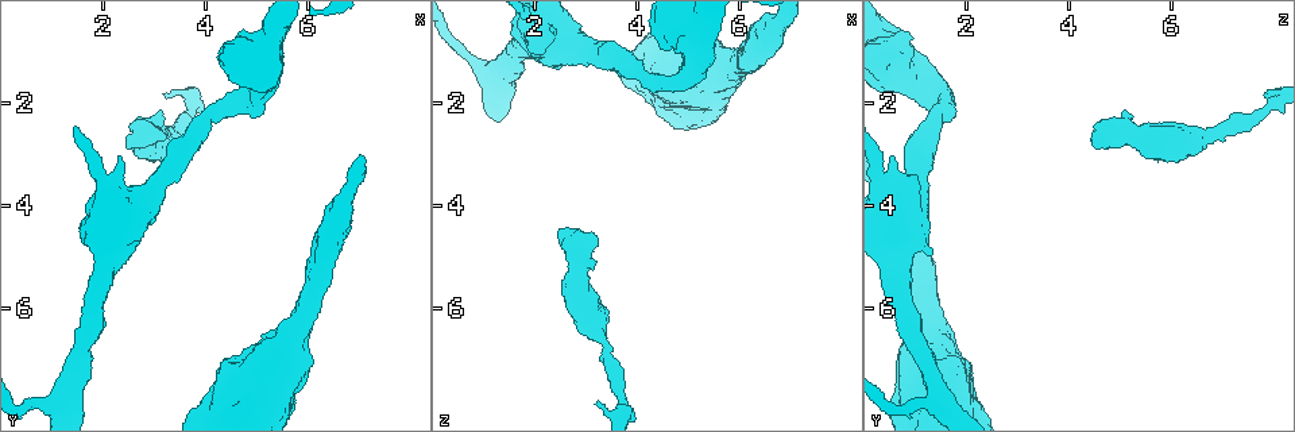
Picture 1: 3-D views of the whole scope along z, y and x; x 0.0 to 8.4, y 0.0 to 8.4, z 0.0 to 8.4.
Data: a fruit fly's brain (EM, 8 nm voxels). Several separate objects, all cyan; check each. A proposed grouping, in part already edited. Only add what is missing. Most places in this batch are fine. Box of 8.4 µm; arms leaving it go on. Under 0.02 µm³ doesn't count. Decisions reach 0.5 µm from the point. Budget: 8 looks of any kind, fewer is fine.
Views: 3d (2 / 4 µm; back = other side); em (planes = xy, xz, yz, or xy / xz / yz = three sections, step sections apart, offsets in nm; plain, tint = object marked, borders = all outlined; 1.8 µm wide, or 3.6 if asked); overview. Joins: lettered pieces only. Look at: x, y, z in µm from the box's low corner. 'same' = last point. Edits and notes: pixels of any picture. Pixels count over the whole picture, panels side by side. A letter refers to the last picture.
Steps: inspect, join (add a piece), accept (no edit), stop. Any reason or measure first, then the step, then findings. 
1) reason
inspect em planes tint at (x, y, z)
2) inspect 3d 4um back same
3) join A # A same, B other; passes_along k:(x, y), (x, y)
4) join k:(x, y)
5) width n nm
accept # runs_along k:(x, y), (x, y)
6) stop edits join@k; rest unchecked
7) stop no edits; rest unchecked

thick end
inspect 3d 2um at (2.55, 2.90, 4.60)

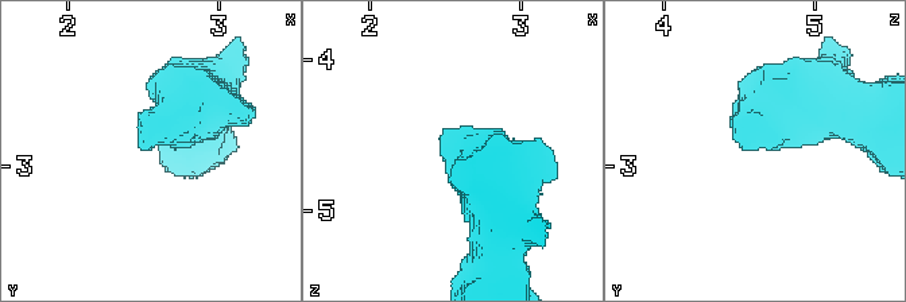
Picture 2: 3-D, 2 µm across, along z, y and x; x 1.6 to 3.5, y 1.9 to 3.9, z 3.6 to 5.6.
inspect em xz step 8 borders at (2.50, 2.92, 4.58)

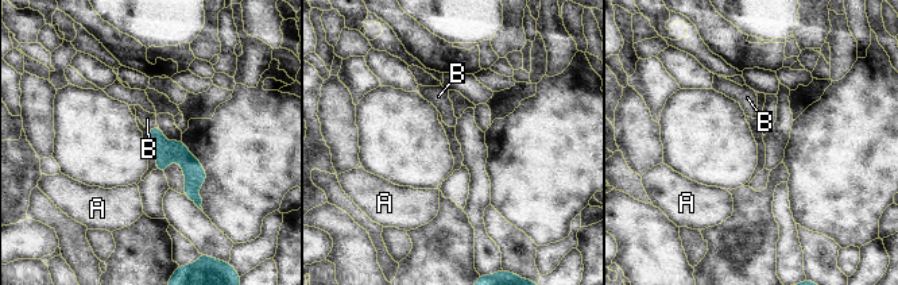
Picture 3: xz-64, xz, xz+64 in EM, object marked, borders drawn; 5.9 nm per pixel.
join B # A other, B same; passes_along 3:(166, 151), (154, 127), (147, 119); the neuron continues

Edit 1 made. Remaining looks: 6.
inspect overview

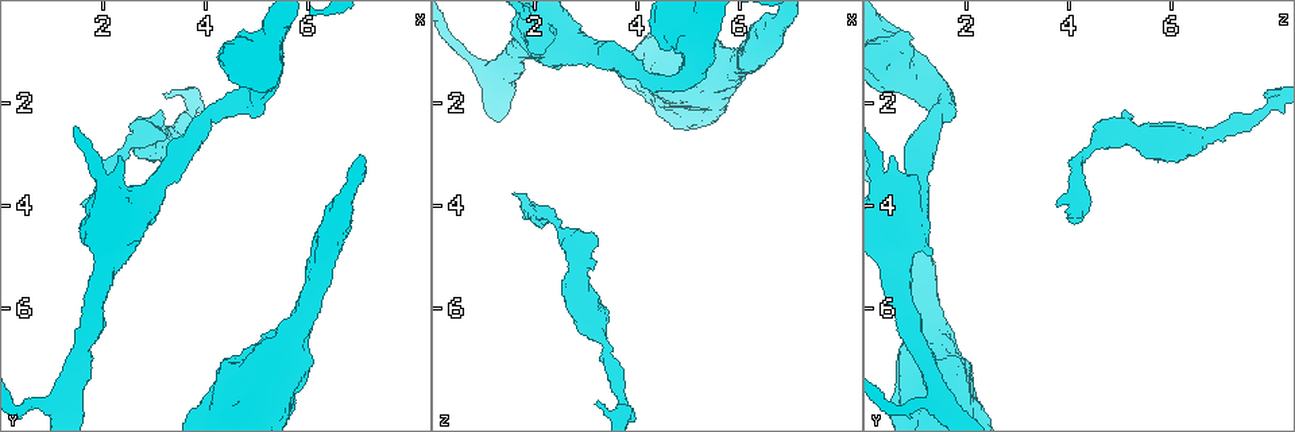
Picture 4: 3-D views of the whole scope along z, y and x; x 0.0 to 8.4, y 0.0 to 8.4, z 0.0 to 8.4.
an open end
inspect em xy step 8 tint at (3.25, 1.90, 7.75)

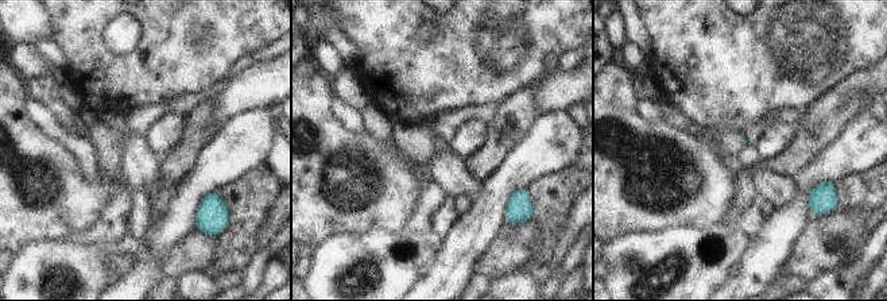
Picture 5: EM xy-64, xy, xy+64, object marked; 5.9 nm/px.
cut it another way
inspect em planes borders same

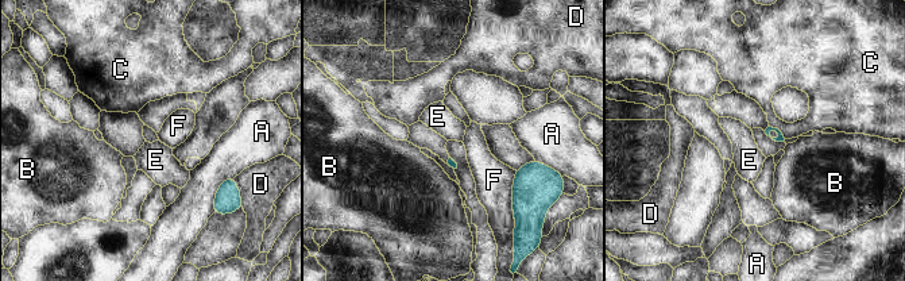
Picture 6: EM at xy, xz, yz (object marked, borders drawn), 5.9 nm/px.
accept # A other, B other, C other, D other, E other, F other; no lettered piece goes on from it

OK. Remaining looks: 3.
thick end
inspect 3d 2um at (2.40, 3.10, 0.55)

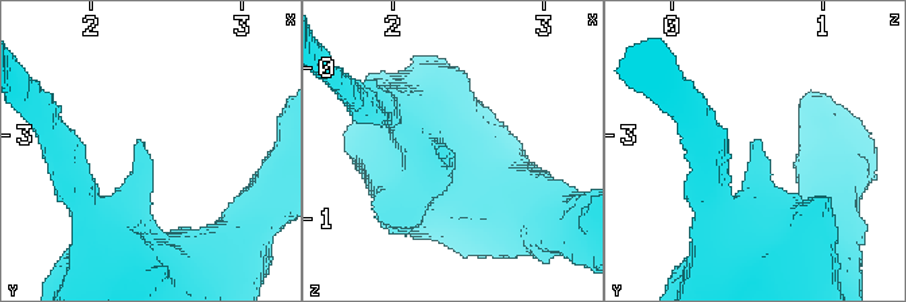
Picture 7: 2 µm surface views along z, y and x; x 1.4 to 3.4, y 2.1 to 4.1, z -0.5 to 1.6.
now the EM
inspect em xy step 4 tint at (2.34, 3.06, 0.60)

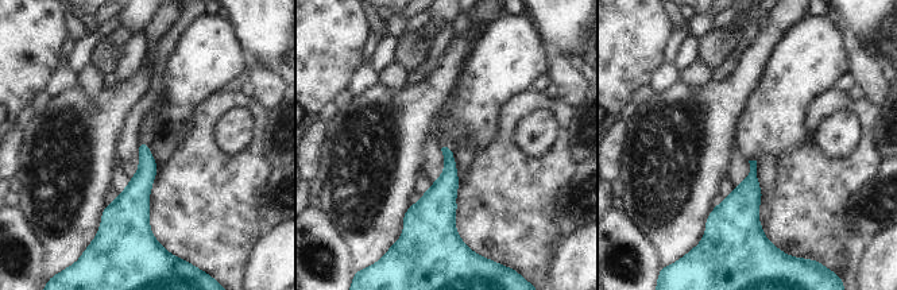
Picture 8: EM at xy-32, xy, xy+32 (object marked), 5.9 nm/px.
another direction
inspect em planes borders same

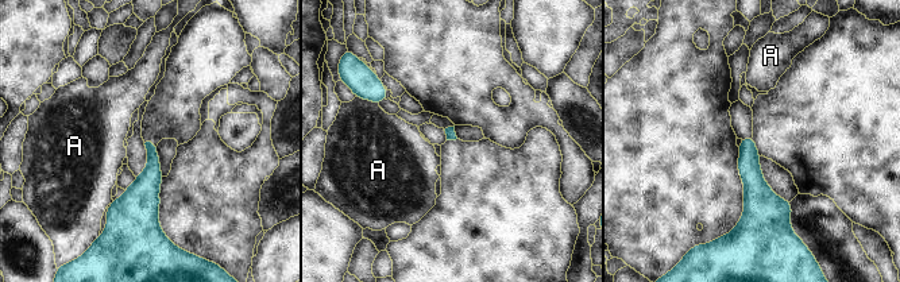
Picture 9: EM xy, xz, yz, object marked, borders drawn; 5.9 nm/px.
accept # A other; no lettered piece goes on from it

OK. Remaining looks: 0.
stop edits join@3; rest unchecked

